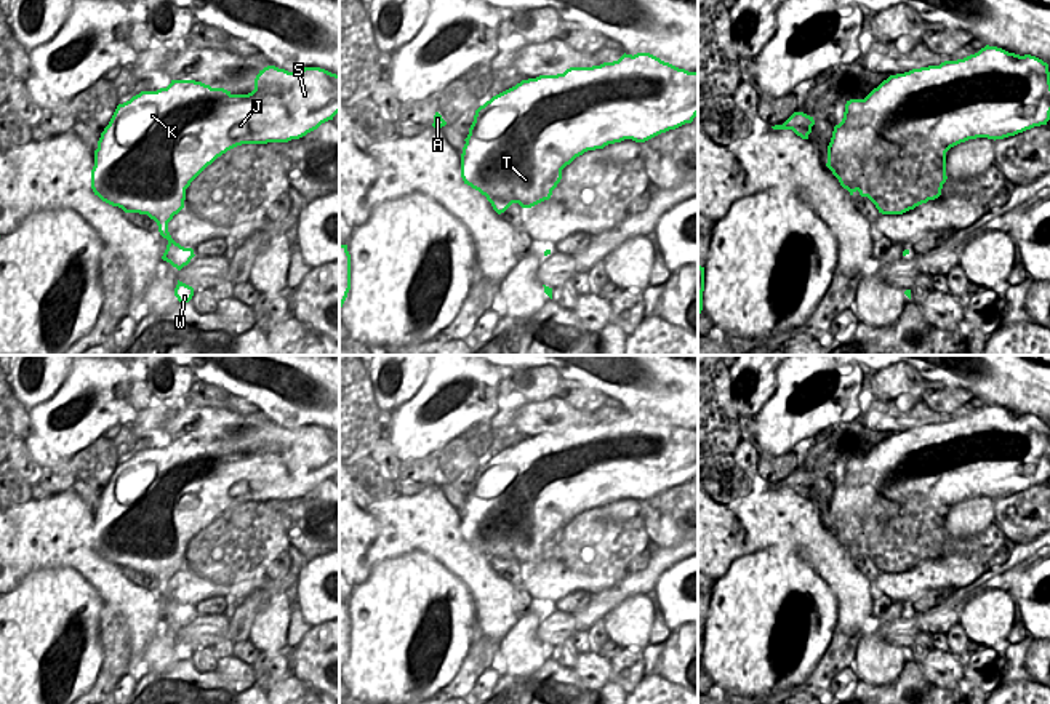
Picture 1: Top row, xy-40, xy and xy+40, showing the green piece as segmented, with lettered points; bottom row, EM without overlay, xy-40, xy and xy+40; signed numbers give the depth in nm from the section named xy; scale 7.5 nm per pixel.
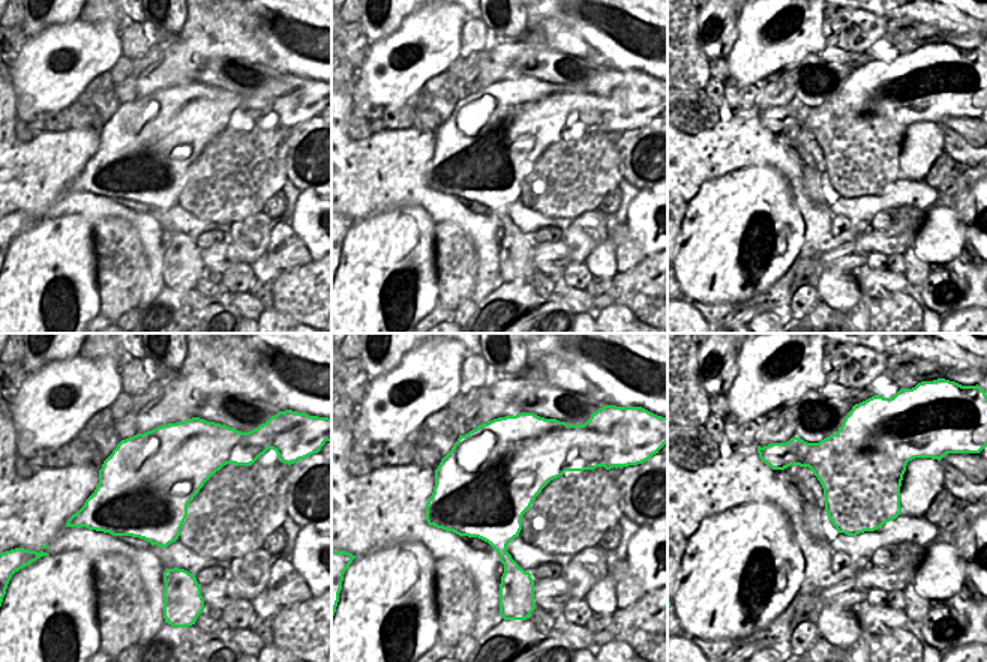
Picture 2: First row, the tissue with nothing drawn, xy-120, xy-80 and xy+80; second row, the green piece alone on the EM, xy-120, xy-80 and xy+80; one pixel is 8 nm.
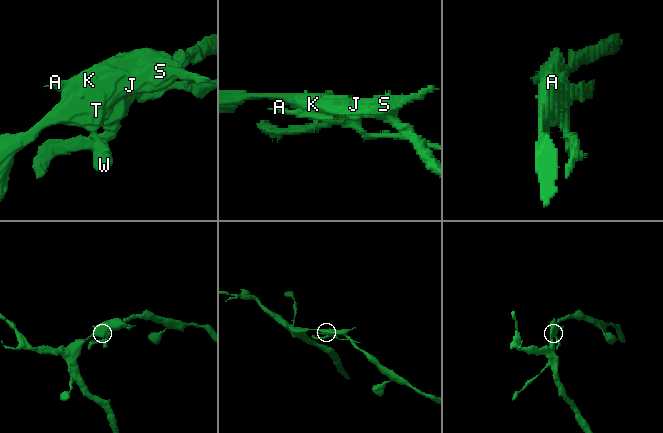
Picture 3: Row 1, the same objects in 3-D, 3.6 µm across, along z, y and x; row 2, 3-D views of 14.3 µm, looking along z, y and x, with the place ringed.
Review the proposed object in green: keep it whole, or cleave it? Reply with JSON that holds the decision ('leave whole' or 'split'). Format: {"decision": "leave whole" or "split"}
{"decision": "split"}

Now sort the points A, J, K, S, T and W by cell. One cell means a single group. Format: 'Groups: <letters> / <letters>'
Groups: A / J K S T W.

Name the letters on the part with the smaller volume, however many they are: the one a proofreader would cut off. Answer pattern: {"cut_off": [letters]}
{"cut_off": ["A"]}

